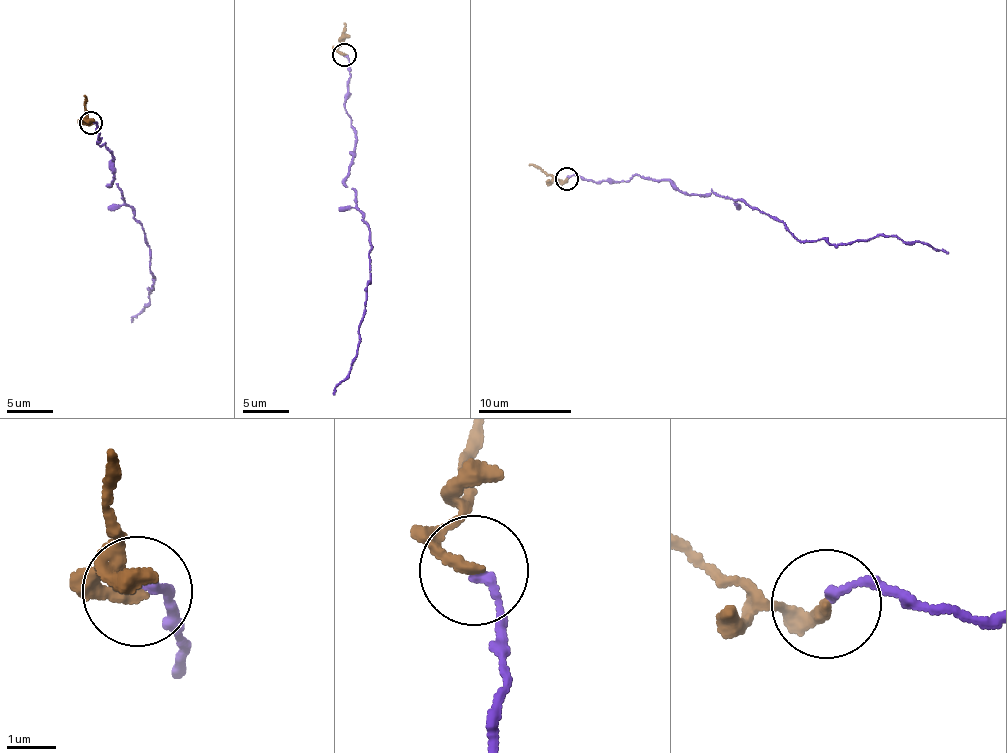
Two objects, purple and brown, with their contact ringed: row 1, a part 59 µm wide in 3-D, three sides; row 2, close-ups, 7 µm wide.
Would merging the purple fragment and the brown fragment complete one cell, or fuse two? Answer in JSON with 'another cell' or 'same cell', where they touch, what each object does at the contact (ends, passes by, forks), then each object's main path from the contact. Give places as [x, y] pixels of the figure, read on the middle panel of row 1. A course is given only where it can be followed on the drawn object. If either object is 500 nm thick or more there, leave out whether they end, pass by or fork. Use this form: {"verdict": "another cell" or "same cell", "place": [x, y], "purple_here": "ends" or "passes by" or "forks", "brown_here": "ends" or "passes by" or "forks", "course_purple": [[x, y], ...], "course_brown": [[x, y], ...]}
{"verdict": "same cell", "place": [344, 54], "purple_here": "ends", "brown_here": "ends", "course_purple": [[345, 55], [344, 109], [355, 130], [344, 181], [369, 228], [370, 256], [359, 346], [332, 395]], "course_brown": [[345, 55], [338, 46], [344, 22]]}

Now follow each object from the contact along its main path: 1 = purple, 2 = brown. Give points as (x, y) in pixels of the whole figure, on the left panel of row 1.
1: (91, 122), (114, 162), (109, 185), (143, 226), (154, 289), (131, 322)
2: (91, 122), (83, 120), (84, 95)

